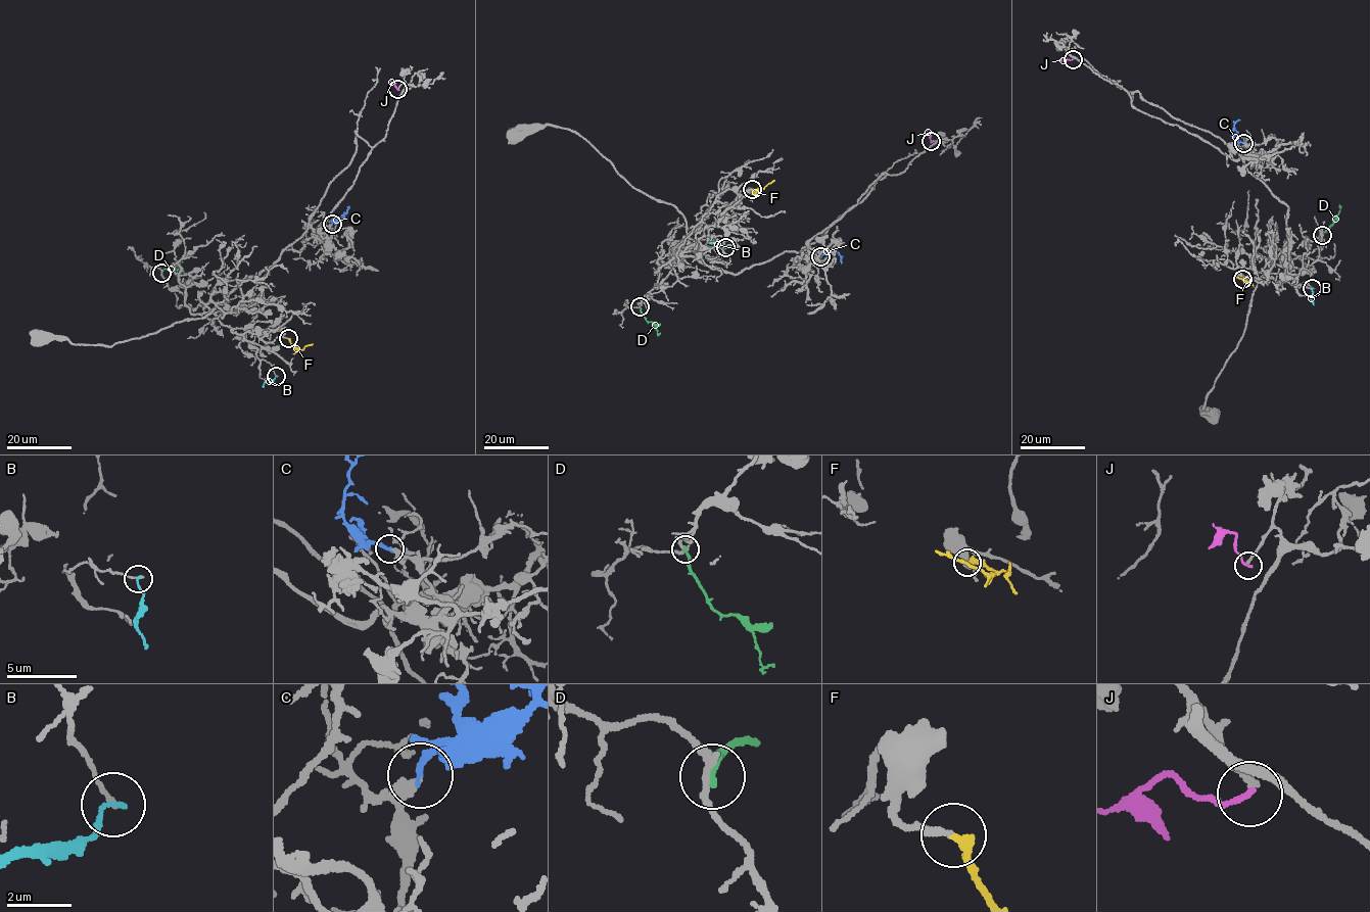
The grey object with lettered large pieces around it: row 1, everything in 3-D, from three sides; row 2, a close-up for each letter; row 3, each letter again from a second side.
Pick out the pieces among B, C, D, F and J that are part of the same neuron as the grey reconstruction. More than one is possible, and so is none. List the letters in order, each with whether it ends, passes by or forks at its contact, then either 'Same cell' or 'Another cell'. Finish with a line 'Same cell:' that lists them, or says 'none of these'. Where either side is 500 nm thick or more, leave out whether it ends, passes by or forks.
B: It ends there. Another cell
C: It ends there. Same cell
D: It ends there. Another cell
F: It ends there. Same cell
J: It ends there. Another cell
Same cell: C, F

